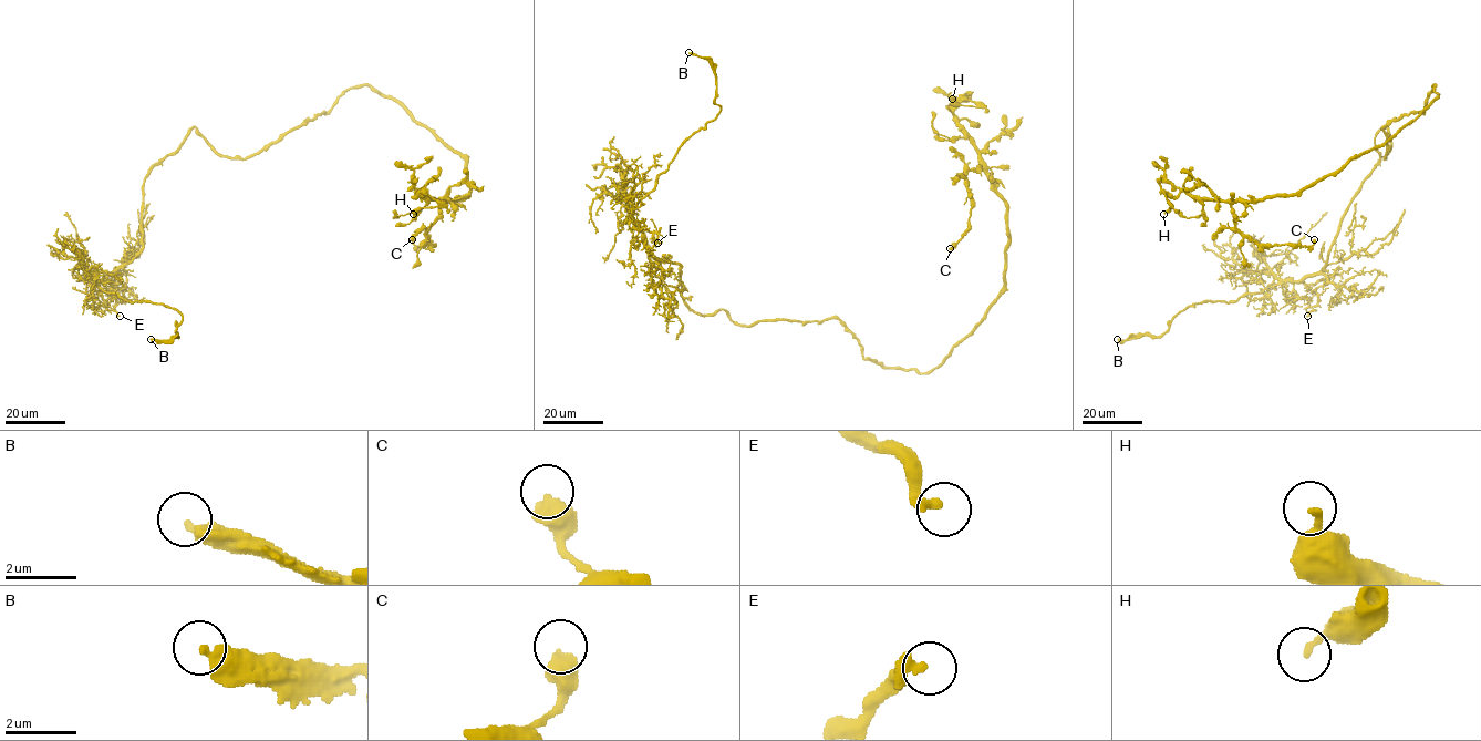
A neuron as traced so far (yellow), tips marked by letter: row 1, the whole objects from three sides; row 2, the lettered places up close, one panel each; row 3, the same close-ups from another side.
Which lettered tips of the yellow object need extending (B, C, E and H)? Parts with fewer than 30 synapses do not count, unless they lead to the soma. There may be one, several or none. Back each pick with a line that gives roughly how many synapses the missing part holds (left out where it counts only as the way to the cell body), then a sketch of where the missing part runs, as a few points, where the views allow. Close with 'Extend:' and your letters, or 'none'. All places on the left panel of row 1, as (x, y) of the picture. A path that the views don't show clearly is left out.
Extend: B

